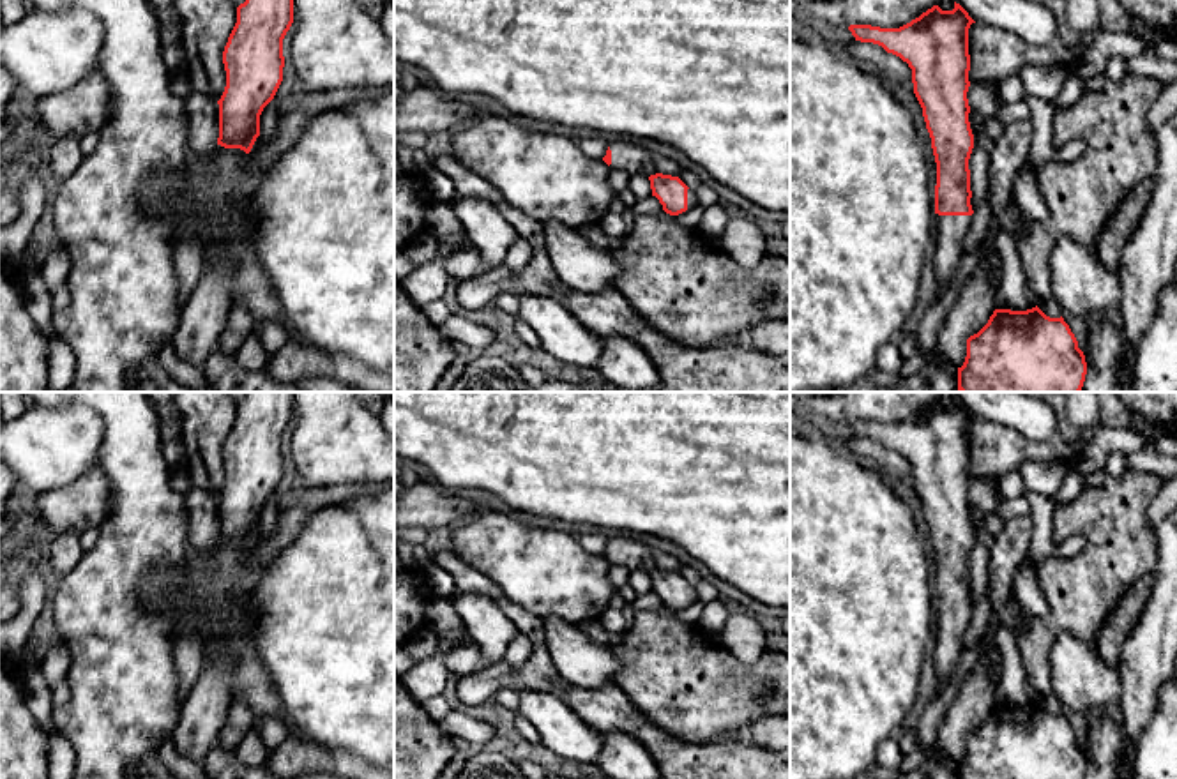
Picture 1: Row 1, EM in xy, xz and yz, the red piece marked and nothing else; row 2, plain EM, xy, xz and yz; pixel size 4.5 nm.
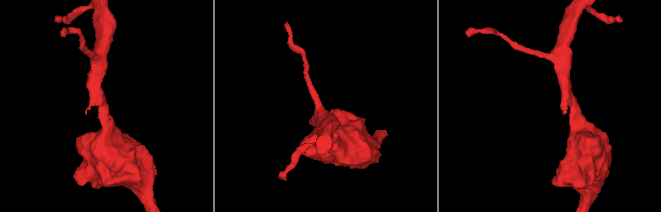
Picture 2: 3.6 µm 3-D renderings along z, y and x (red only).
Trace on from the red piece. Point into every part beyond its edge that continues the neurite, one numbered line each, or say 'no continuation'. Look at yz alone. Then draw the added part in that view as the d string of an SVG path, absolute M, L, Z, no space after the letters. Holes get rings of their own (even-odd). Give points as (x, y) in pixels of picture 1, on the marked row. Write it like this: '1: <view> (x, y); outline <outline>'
1: yz (949, 230); outline M935 214L935 279L940 293L954 277L958 263L965 253L963 242L972 223L972 216L938 216Z

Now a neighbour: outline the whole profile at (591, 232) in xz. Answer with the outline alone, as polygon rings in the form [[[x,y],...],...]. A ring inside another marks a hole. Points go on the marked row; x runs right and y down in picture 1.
[[[597,223],[585,224],[578,228],[576,231],[588,242],[601,246],[604,249],[610,249],[610,251],[624,249],[624,244],[626,244],[626,237],[608,237]]]

